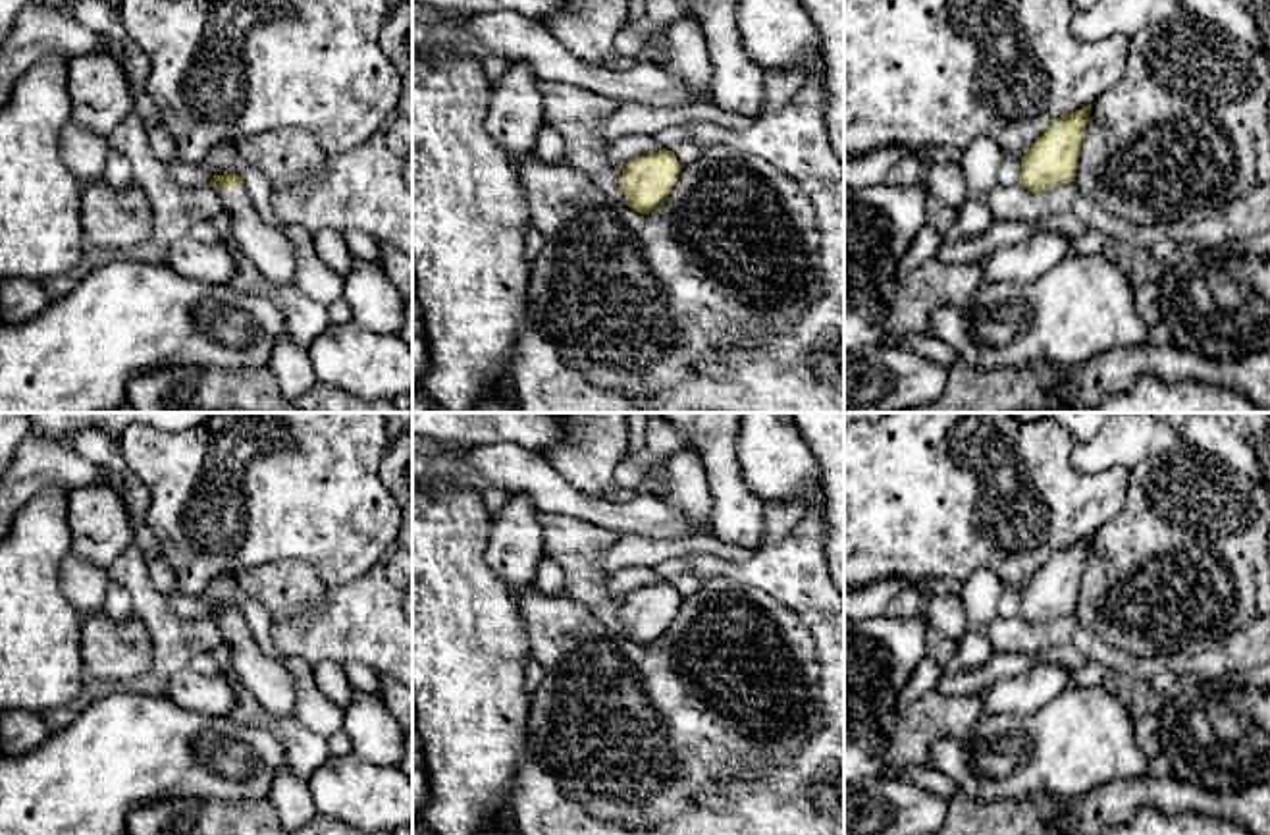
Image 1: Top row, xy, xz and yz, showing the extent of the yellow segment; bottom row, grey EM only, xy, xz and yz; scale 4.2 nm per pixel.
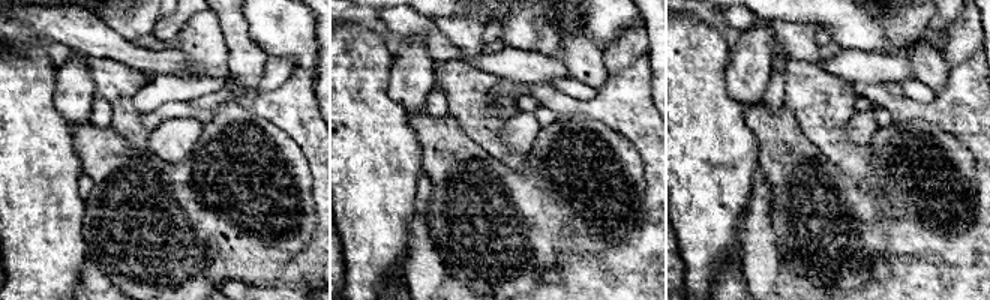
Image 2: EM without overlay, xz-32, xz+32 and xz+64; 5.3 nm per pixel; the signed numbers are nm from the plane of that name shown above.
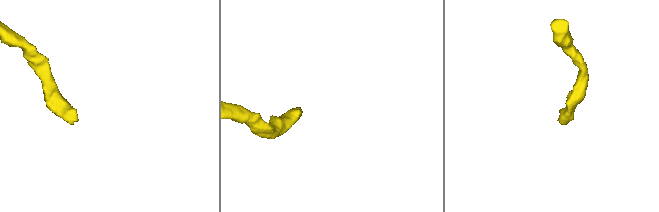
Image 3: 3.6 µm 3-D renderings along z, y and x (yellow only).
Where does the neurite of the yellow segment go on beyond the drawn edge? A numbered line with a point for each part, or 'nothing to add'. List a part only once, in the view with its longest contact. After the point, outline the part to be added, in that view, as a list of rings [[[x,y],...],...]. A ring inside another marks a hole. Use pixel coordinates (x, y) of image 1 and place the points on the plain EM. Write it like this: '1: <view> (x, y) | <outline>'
1: xy (274, 687) | [[[220,619],[218,627],[231,650],[231,671],[239,683],[272,715],[293,715],[299,696],[295,675],[260,650],[247,619]]]

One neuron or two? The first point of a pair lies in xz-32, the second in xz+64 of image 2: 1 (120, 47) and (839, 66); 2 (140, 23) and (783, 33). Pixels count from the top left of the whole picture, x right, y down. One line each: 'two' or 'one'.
1: one
2: one

